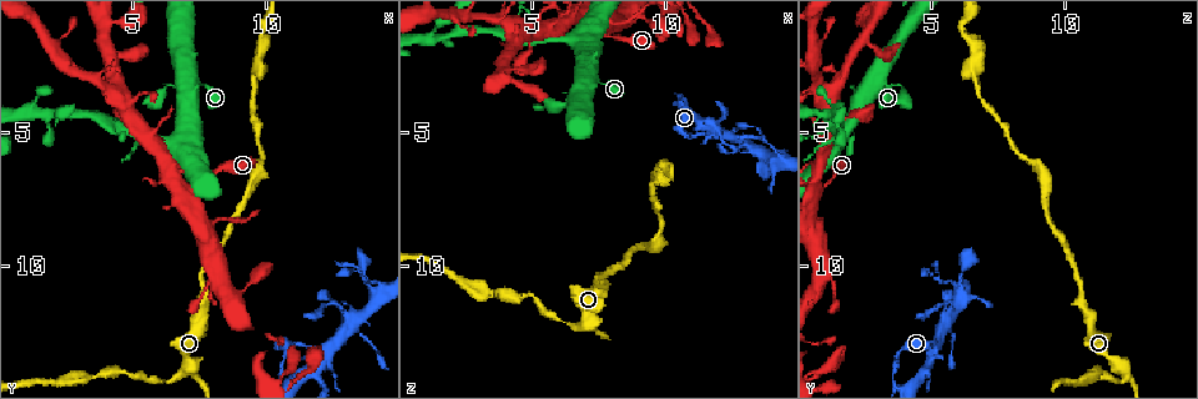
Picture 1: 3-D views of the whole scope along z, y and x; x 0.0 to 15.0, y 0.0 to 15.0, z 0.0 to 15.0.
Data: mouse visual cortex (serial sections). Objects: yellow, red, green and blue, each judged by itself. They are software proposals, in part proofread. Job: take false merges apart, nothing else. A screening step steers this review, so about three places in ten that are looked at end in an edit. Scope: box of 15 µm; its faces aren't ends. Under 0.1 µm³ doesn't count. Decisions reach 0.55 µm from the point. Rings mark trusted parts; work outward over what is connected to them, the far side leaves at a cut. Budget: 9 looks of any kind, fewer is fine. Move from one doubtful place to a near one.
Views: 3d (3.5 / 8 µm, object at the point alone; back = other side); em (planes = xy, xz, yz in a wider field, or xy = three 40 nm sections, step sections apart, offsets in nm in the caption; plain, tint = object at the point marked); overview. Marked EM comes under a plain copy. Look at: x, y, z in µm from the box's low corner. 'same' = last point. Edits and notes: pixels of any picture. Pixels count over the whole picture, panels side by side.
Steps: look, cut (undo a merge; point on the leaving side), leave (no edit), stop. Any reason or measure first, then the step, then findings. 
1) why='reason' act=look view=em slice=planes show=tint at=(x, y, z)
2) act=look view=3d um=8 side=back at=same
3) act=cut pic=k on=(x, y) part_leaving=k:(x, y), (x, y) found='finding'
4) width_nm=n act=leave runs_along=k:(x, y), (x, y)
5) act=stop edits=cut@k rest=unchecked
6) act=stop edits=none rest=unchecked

why='branch point' act=look view=3d um=3.5 at=(4.6, 4.8, 1.6)

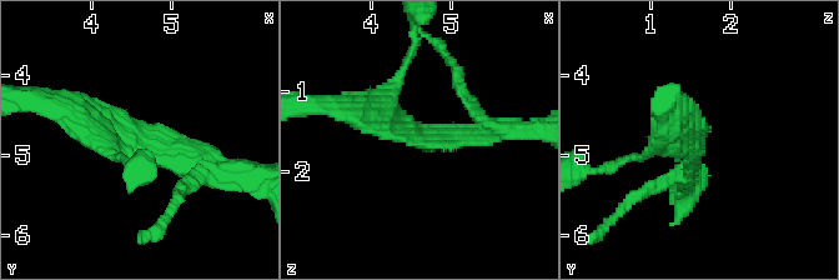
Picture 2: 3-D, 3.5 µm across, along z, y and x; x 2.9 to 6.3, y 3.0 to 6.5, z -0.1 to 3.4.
arms=3 arm_widths_nm=200,250,300 why='need the tissue' act=look view=em slice=xy step=3 show=tint at=(4.65, 4.85, 1.55)

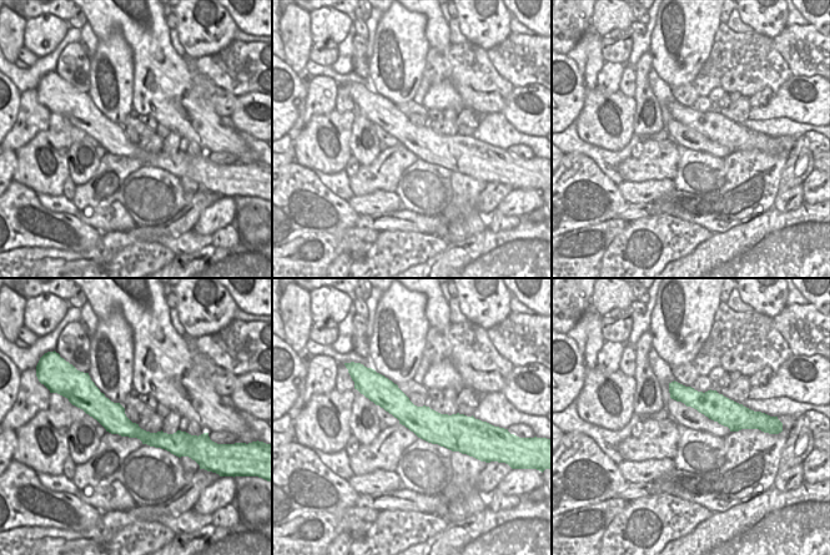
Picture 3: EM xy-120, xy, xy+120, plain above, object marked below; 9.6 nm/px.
act=leave runs_along=3:(366, 390), (429, 425), (466, 425) found='one cell here'

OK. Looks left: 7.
why='sharp bend' act=look view=3d um=8 at=(2.4, 4.3, 1.1)

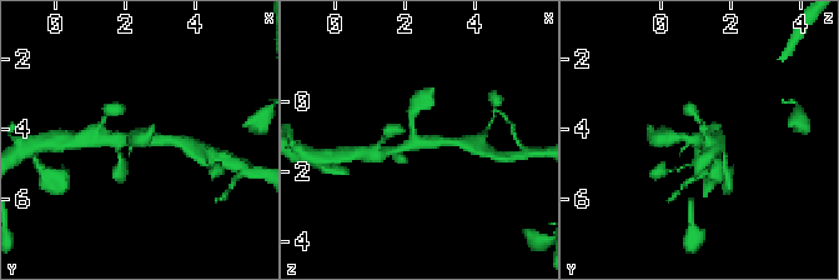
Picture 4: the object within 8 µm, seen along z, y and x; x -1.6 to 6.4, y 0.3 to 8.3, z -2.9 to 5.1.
why='closer look' act=look view=3d um=3.5 side=back at=(2.3, 4.3, 1.1)

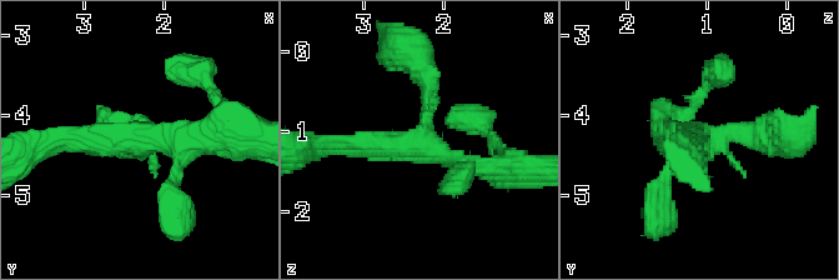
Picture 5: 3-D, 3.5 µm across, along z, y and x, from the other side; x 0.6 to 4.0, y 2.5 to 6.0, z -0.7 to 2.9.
act=look view=em slice=xy step=2 show=tint at=(2.30, 4.30, 1.15)

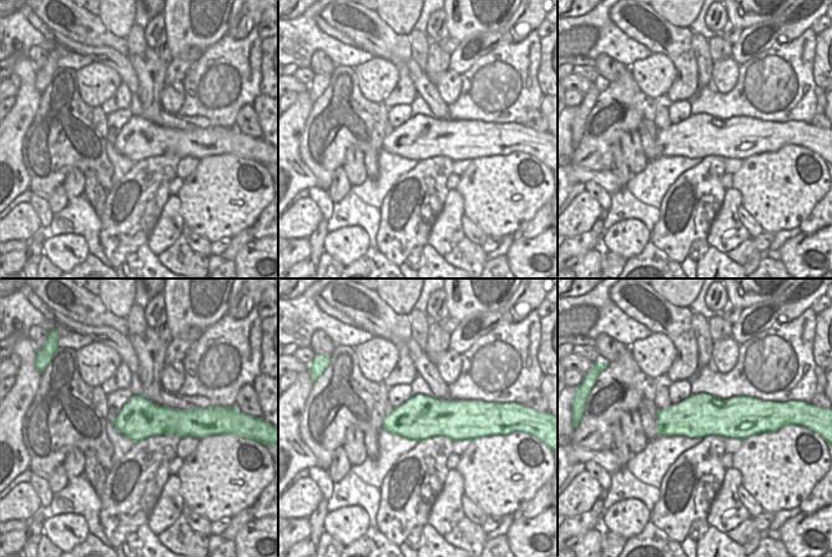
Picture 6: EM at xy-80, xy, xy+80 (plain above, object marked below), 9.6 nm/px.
act=leave runs_along=5:(336, 143), (432, 146), (497, 169) found='continuous, no second cell'

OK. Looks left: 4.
why='side arm on a straight run' act=look view=3d um=3.5 at=(12.0, 13.2, 5.2)

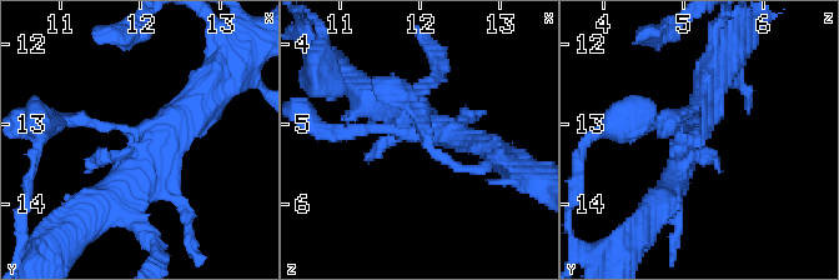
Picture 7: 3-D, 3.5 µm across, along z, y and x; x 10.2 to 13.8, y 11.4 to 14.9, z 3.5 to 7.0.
why='need the tissue' act=look view=em slice=xy step=1 show=tint at=(12.05, 13.15, 5.15)

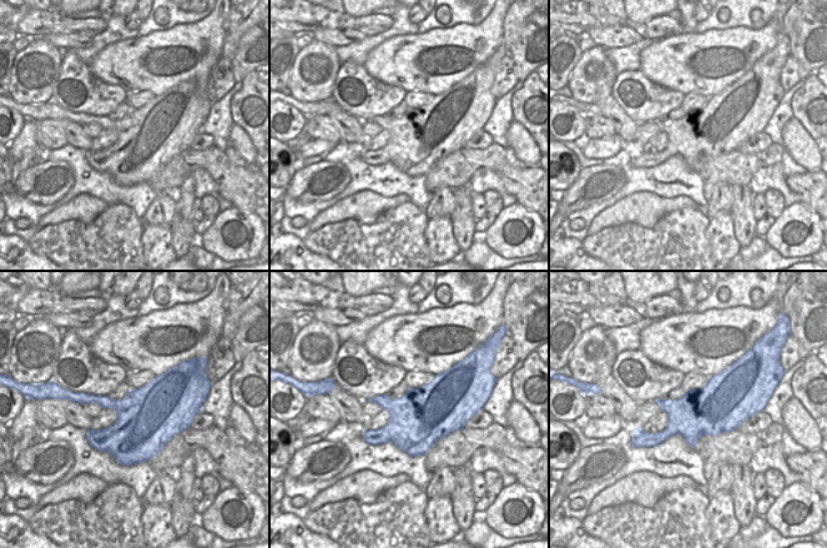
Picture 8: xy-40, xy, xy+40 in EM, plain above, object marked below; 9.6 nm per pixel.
act=leave found='all the same cell'

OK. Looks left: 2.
act=stop edits=none rest=unchecked

